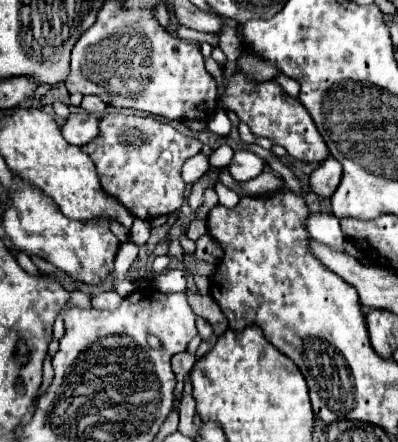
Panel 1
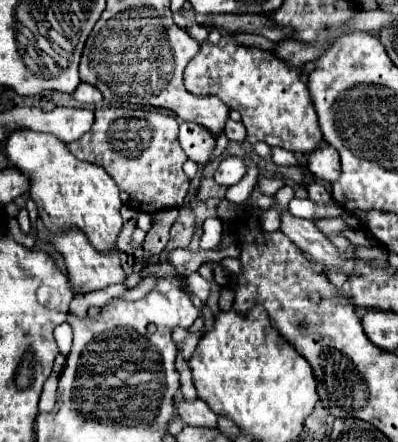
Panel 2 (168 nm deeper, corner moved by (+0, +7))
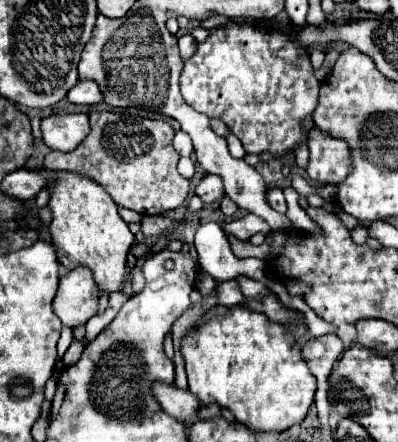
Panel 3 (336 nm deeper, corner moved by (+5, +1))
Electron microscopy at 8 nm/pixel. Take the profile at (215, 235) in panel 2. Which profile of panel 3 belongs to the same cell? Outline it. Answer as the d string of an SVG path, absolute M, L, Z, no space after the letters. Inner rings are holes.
M205 223L205 225L201 225L201 227L197 229L197 233L195 233L195 249L197 249L197 253L199 253L199 265L201 265L203 271L209 273L217 283L231 281L231 279L235 279L237 275L247 275L247 277L251 277L253 281L261 281L261 283L265 283L267 287L277 294L284 305L304 313L305 321L307 321L307 329L309 329L309 333L311 333L313 337L319 337L319 335L335 333L335 331L337 331L337 327L333 327L331 323L327 323L327 321L323 321L321 317L317 317L315 311L305 303L302 297L291 297L286 290L286 286L275 277L269 275L269 271L267 271L267 263L265 263L263 259L237 259L237 257L233 255L231 247L229 247L227 235L225 235L225 231L223 231L221 225L217 225L217 223Z

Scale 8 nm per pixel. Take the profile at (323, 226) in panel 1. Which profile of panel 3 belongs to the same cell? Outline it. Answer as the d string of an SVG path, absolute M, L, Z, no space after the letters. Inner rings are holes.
M269 189L267 191L267 199L269 199L269 203L273 205L273 207L277 207L277 211L279 213L285 213L287 211L287 203L285 203L285 197L283 197L283 193L281 193L281 189Z

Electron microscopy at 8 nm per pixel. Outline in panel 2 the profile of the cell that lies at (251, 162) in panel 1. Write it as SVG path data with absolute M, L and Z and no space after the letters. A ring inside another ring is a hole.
M226 157L224 161L220 161L218 171L214 173L214 181L218 185L230 187L230 185L236 185L244 175L246 175L244 159L240 159L240 157Z

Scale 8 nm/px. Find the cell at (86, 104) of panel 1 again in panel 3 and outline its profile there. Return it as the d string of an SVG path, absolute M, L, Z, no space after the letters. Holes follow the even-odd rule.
M79 81L75 89L67 93L67 99L75 105L97 105L103 101L103 95L95 81Z

